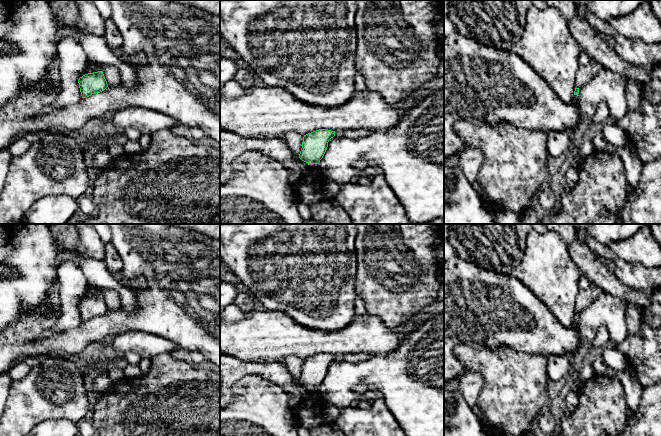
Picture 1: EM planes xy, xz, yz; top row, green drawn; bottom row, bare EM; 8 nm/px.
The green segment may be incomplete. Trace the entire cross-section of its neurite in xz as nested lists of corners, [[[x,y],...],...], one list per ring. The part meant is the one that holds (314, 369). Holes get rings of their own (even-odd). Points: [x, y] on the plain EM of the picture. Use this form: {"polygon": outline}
{"polygon": [[[319,353],[304,359],[299,382],[309,388],[318,388],[323,382],[328,366],[335,360],[335,355]]]}

